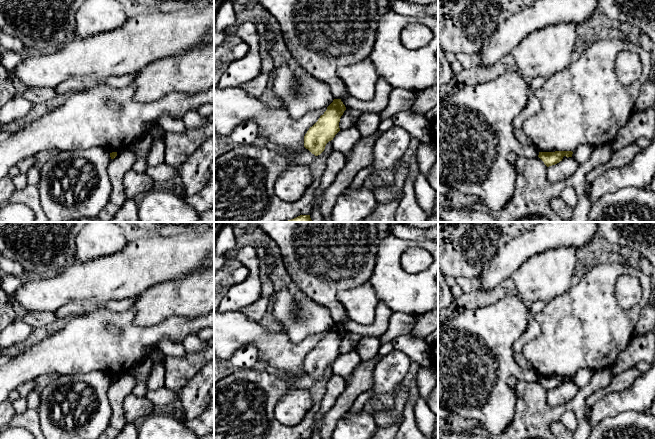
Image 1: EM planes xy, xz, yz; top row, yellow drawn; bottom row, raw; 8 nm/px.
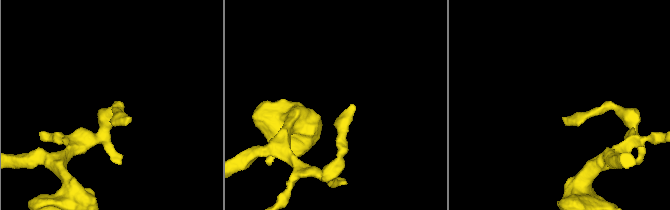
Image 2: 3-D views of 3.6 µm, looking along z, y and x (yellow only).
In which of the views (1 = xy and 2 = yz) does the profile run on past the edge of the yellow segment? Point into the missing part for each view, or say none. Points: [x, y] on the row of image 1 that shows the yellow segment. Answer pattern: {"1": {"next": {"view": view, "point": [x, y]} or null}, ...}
{"1": {"next": null}, "2": {"next": null}}

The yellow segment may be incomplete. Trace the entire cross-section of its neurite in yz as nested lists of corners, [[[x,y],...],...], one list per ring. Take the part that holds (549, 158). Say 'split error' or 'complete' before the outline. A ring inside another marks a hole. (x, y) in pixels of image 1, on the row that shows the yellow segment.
complete; [[[572,151],[539,152],[538,157],[549,167],[562,161],[563,157],[572,157]]]

